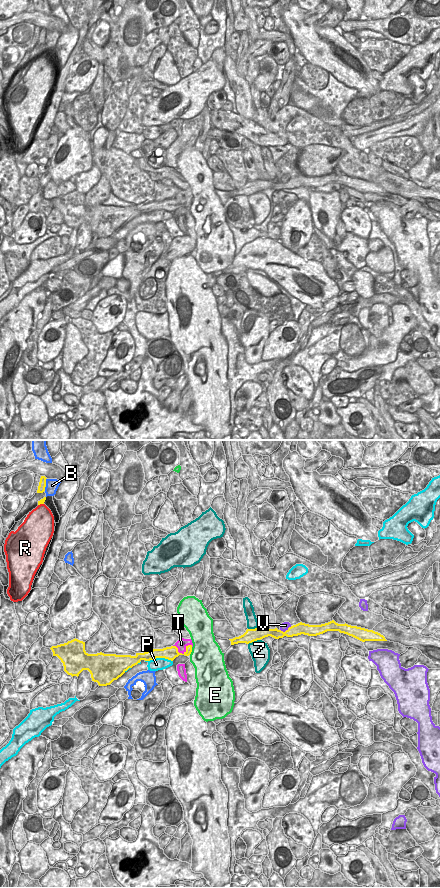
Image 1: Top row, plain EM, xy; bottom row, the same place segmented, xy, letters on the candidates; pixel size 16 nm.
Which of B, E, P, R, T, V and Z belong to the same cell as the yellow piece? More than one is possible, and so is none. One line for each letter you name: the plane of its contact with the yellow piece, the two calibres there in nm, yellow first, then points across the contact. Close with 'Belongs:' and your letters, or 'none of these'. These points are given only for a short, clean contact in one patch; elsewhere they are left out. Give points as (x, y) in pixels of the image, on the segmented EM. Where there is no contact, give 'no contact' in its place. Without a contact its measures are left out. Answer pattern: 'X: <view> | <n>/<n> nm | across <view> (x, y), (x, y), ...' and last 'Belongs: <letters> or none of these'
Belongs: none of these

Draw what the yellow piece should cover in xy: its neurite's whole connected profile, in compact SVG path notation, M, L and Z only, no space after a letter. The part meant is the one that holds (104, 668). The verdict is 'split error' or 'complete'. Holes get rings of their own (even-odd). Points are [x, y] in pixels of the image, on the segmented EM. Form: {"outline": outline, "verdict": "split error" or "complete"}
{"outline": "M75 638L67 643L52 646L50 649L53 656L57 656L61 660L64 671L68 675L78 677L83 670L88 670L92 681L97 682L99 686L107 686L121 677L129 668L140 663L141 660L165 658L173 661L179 655L189 656L192 652L192 645L186 646L183 654L178 652L176 646L136 653L135 656L102 652L88 654L85 651L85 642Z", "verdict": "complete"}

